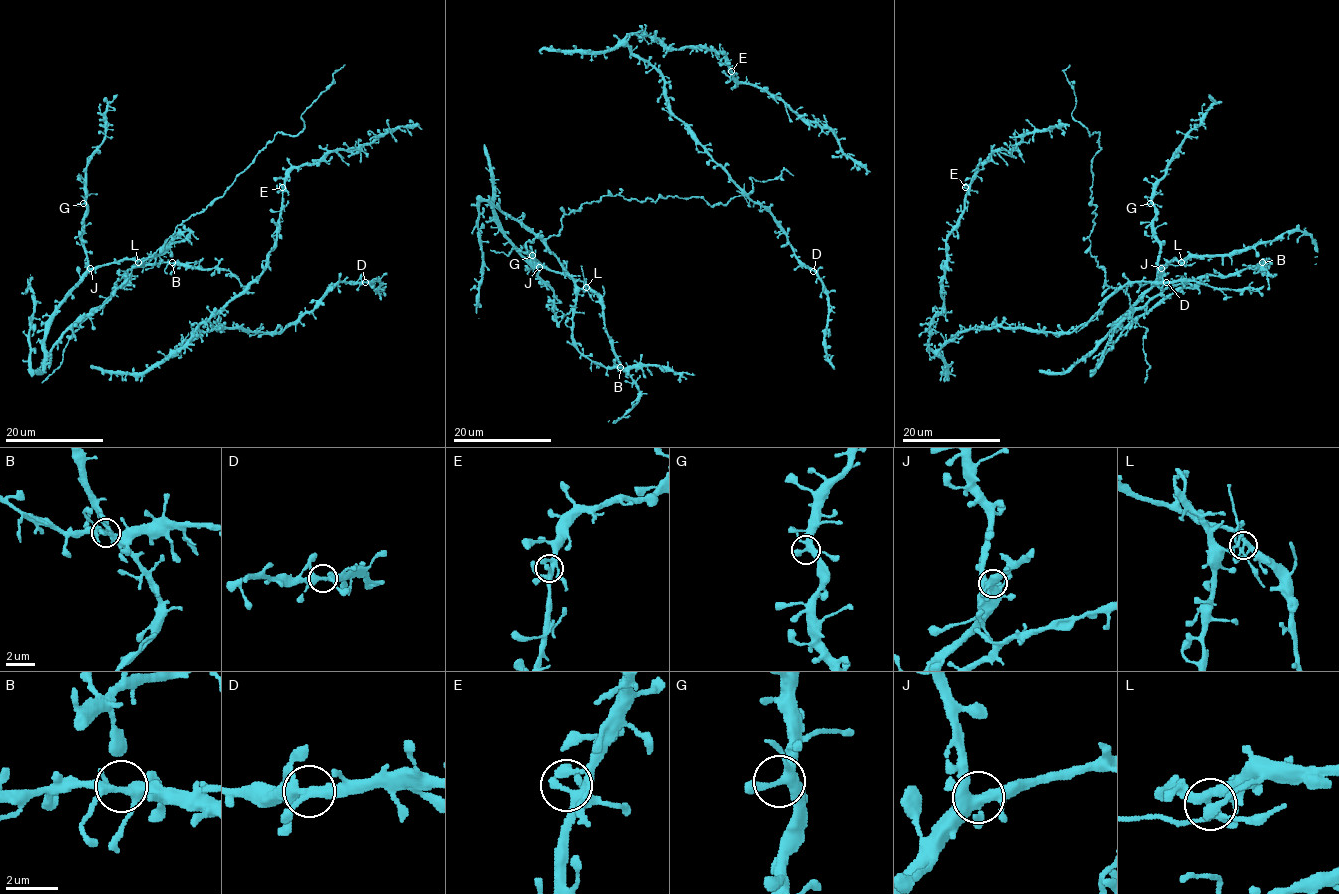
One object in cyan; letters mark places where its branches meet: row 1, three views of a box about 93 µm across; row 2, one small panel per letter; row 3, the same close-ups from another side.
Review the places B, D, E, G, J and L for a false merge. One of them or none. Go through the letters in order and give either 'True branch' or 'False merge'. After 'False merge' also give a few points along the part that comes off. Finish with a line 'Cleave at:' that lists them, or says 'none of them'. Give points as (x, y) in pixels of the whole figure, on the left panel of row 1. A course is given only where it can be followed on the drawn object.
B: True branch
D: True branch
E: True branch
G: True branch
J: True branch
L: False merge
Cleave at: L

